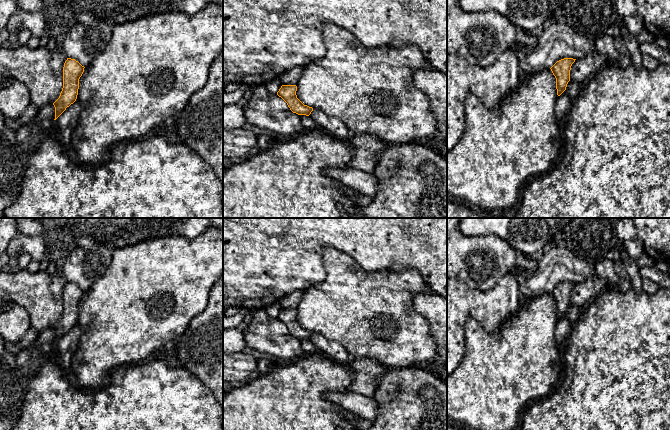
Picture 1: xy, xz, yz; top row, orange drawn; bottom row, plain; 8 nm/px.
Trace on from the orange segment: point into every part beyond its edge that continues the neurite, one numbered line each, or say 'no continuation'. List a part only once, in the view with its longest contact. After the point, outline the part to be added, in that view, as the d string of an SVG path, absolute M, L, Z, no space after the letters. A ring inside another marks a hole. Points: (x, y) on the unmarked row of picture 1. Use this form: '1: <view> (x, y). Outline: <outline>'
no continuation

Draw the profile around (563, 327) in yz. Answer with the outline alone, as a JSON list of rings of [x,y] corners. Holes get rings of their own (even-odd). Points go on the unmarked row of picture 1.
[[[566,314],[558,320],[558,323],[555,328],[555,337],[560,351],[563,352],[565,343],[569,337],[569,333],[571,331],[572,324],[567,318]]]

